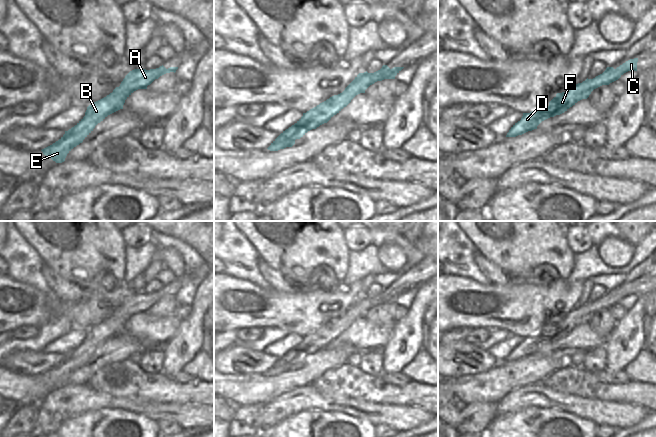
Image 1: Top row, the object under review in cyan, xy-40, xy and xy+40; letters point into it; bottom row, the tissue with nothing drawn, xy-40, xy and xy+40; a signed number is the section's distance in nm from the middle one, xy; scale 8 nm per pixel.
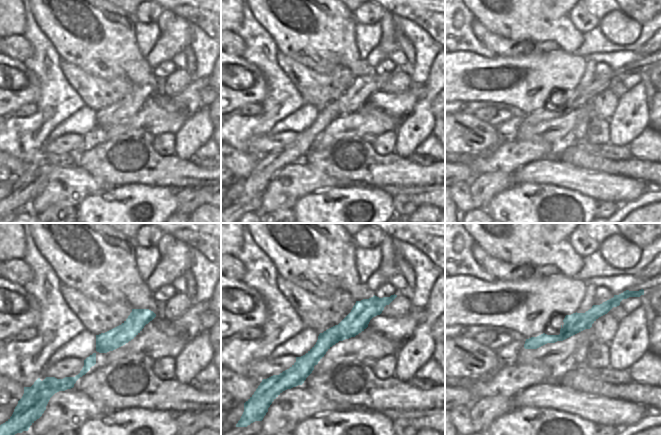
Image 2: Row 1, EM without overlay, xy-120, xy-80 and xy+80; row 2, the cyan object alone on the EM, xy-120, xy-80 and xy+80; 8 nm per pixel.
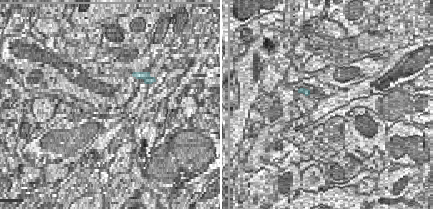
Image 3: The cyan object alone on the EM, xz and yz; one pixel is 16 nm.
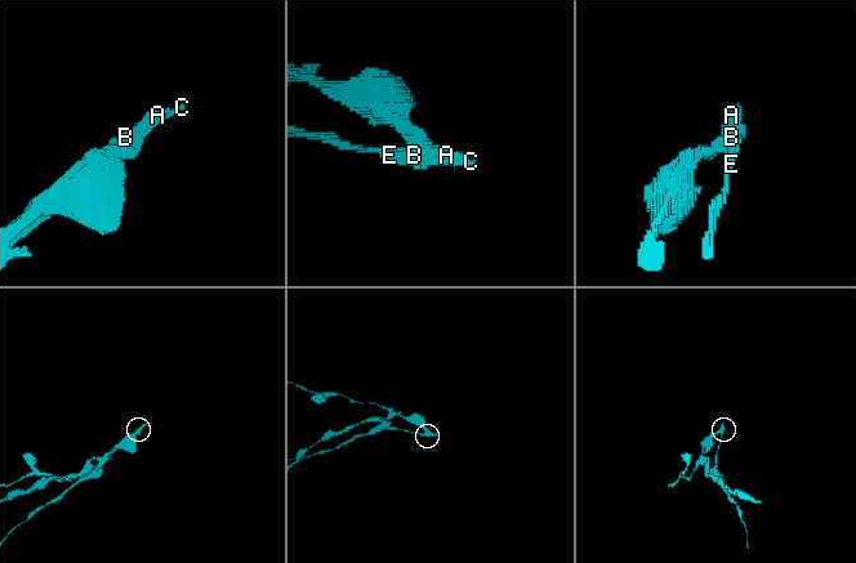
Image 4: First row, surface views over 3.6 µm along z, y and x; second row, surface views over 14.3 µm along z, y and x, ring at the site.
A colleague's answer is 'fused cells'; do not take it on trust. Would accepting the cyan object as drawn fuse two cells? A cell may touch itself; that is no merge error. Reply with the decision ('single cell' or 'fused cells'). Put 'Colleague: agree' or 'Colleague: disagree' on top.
Colleague: agree
fused cells

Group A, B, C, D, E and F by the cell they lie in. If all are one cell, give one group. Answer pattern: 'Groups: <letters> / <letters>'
Groups: A / B C D E F

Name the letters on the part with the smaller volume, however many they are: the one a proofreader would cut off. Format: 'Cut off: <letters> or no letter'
Cut off: B, C, D, E, F

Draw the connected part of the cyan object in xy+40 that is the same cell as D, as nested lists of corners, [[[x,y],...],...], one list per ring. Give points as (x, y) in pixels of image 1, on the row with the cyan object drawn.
[[[638,58],[630,59],[614,69],[607,67],[607,74],[598,79],[586,79],[582,83],[575,84],[570,87],[567,92],[557,93],[556,96],[549,102],[548,107],[542,107],[530,113],[523,113],[520,121],[515,123],[506,137],[516,137],[528,131],[537,129],[537,126],[544,120],[560,115],[567,111],[582,99],[587,99],[591,92],[602,86],[618,80],[624,73],[628,71],[637,71]]]

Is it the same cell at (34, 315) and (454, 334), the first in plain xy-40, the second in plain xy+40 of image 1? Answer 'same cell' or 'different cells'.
different cells

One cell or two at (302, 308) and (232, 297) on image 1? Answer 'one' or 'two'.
one

